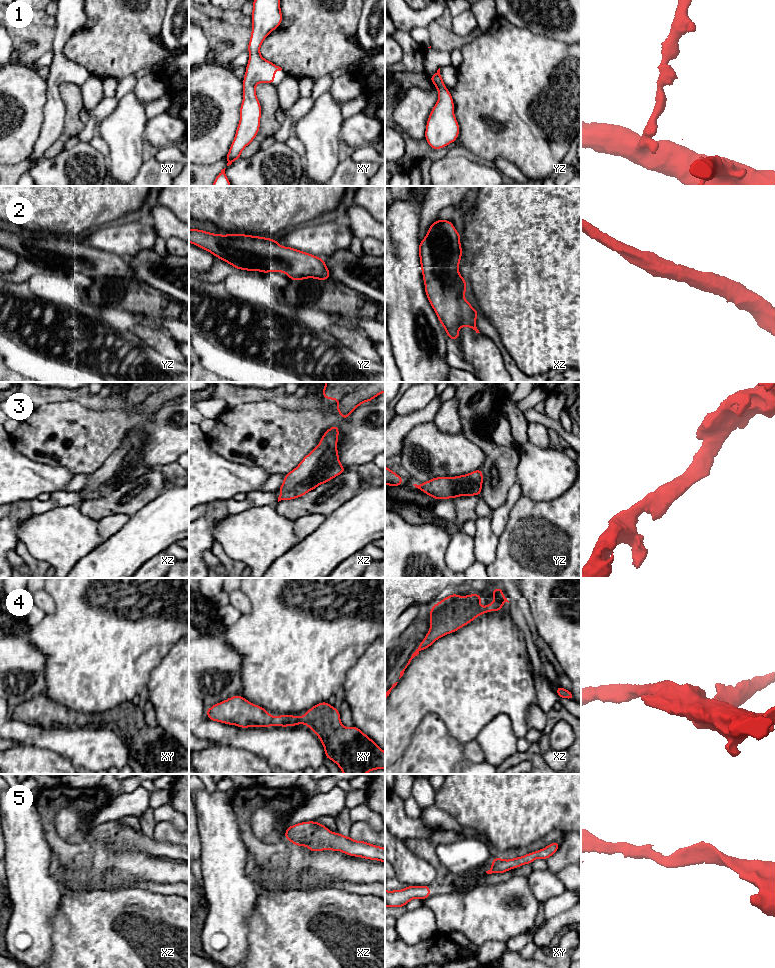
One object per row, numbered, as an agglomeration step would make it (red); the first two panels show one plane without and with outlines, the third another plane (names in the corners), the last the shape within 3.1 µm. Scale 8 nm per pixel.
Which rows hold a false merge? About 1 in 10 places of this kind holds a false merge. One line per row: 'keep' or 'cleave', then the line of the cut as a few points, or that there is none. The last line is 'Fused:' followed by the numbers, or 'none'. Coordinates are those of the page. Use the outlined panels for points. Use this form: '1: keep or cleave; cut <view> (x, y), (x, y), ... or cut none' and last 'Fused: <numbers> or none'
1: keep; cut none
2: keep; cut none
3: keep; cut none
4: keep; cut none
5: keep; cut none
Fused: none

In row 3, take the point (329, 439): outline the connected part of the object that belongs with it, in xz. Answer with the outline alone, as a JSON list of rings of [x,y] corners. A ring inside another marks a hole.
[[[336,425],[327,430],[314,450],[306,455],[299,465],[285,475],[279,488],[281,500],[291,500],[305,495],[320,484],[324,484],[345,472],[339,462],[337,451],[339,428]]]

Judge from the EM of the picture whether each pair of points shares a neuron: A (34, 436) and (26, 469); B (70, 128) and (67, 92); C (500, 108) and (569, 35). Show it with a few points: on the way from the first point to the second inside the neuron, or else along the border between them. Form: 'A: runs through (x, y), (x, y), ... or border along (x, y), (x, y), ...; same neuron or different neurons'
A: border along (12, 442), (18, 452), (33, 460), (51, 466); different neurons
B: runs through (72, 119), (72, 101); same neuron
C: border along (540, 35), (570, 44); different neurons

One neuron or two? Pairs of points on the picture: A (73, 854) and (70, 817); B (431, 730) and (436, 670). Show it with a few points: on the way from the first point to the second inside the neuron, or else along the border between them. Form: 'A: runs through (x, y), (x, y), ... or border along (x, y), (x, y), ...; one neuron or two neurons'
A: border along (67, 842), (83, 843); two neurons
B: border along (415, 729), (426, 715), (435, 713), (448, 730); two neurons

